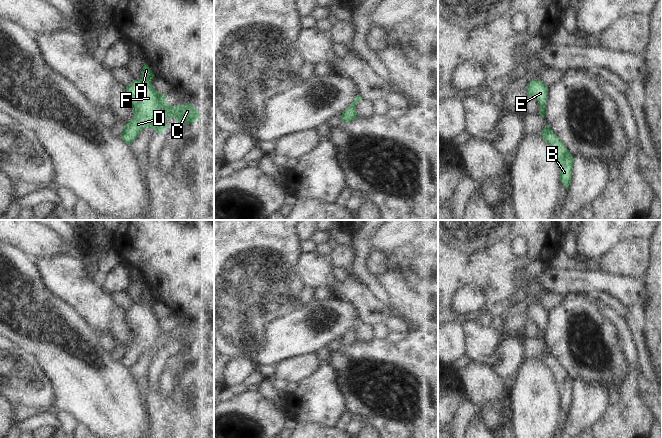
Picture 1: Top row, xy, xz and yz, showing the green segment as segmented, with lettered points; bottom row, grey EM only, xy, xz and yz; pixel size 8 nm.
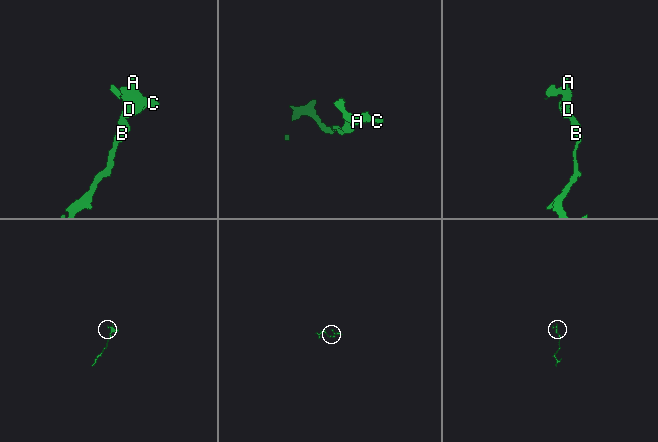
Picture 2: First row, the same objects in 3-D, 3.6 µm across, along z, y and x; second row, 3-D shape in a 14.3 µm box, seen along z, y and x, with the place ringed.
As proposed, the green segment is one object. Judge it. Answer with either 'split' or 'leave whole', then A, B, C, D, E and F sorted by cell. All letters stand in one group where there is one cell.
leave whole; A B C D E F

